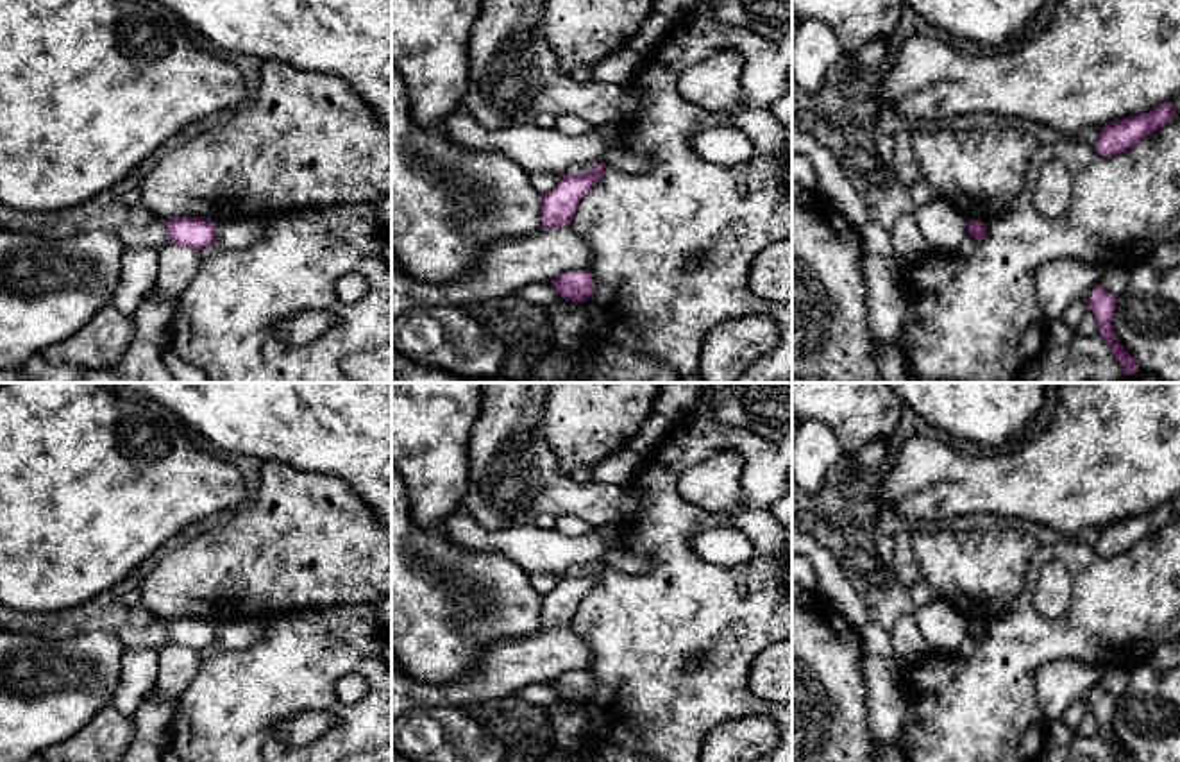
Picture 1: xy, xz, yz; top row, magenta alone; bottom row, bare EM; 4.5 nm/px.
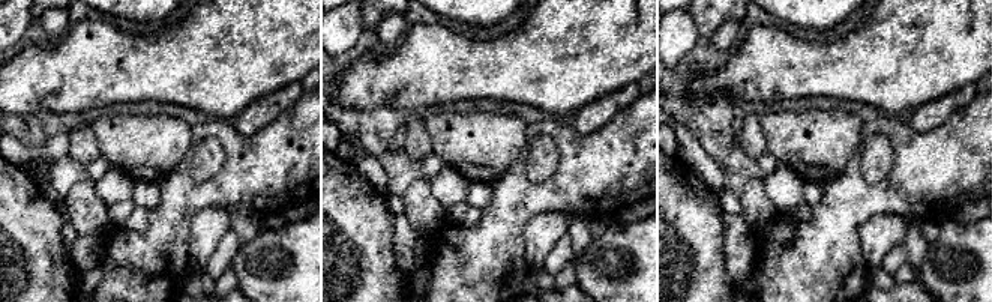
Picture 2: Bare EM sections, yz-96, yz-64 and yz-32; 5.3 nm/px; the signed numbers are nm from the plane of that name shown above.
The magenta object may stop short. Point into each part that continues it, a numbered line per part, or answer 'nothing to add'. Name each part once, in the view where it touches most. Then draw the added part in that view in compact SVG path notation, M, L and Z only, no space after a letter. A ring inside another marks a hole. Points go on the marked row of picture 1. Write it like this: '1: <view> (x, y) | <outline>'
nothing to add

